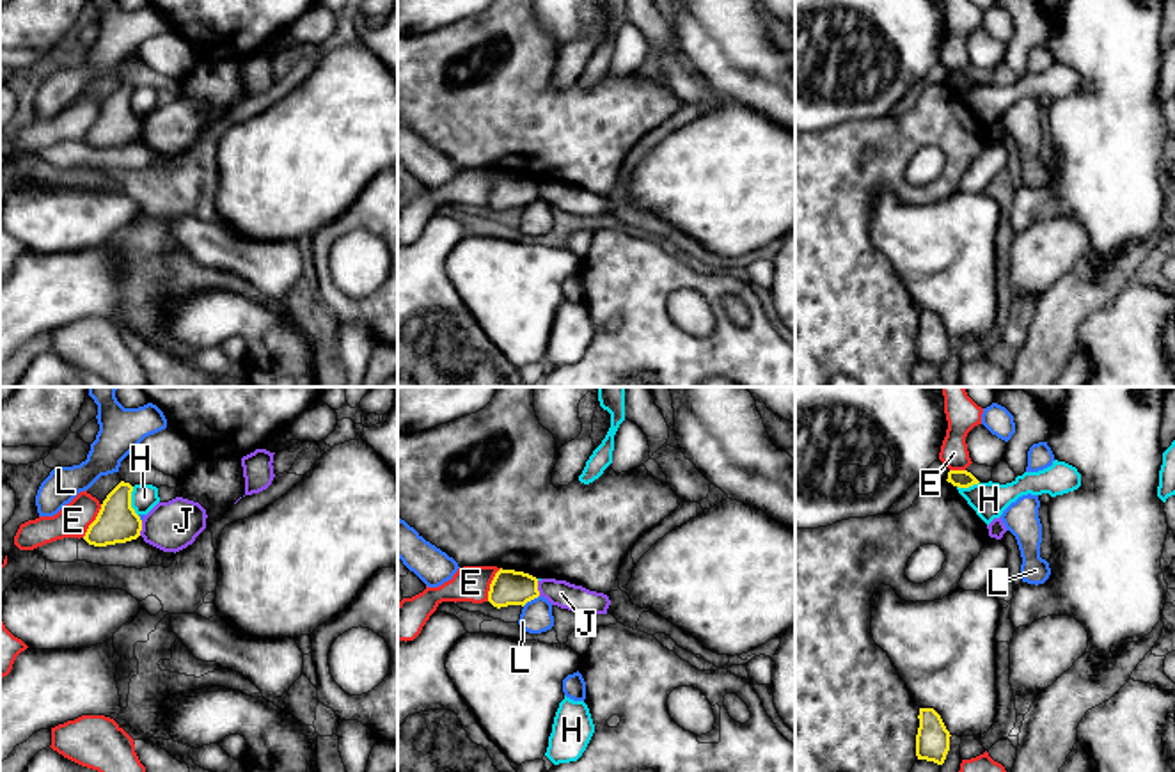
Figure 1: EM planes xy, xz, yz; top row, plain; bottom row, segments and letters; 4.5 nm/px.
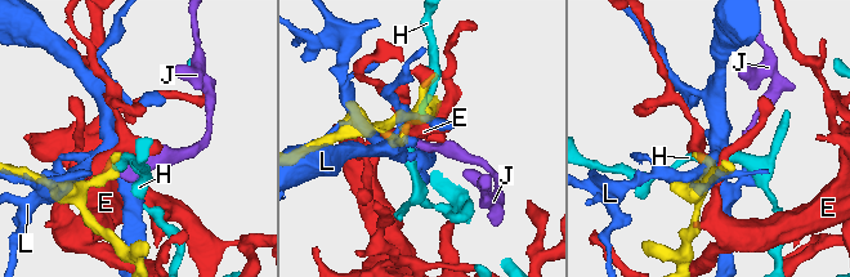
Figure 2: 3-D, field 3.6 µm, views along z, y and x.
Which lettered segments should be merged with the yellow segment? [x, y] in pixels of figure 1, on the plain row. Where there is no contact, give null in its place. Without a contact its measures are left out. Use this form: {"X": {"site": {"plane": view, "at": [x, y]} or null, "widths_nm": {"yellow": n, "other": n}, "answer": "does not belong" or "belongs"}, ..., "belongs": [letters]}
{"E": {"site": {"plane": "xy", "at": [94, 123]}, "widths_nm": {"yellow": 190, "other": 150}, "answer": "does not belong"}, "H": {"site": {"plane": "xy", "at": [130, 103]}, "widths_nm": {"yellow": 190, "other": 120}, "answer": "does not belong"}, "J": {"site": {"plane": "xy", "at": [141, 130]}, "widths_nm": {"yellow": 190, "other": 220}, "answer": "does not belong"}, "L": {"site": {"plane": "xz", "at": [529, 203]}, "widths_nm": {"yellow": 160, "other": 140}, "answer": "does not belong"}, "belongs": []}

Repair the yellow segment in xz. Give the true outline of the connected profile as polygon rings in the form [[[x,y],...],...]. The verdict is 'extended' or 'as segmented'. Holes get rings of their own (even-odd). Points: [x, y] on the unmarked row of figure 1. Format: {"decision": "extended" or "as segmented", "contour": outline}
{"decision": "as segmented", "contour": [[[499,172],[490,186],[488,204],[501,211],[508,208],[525,208],[540,199],[538,181],[515,172]]]}

